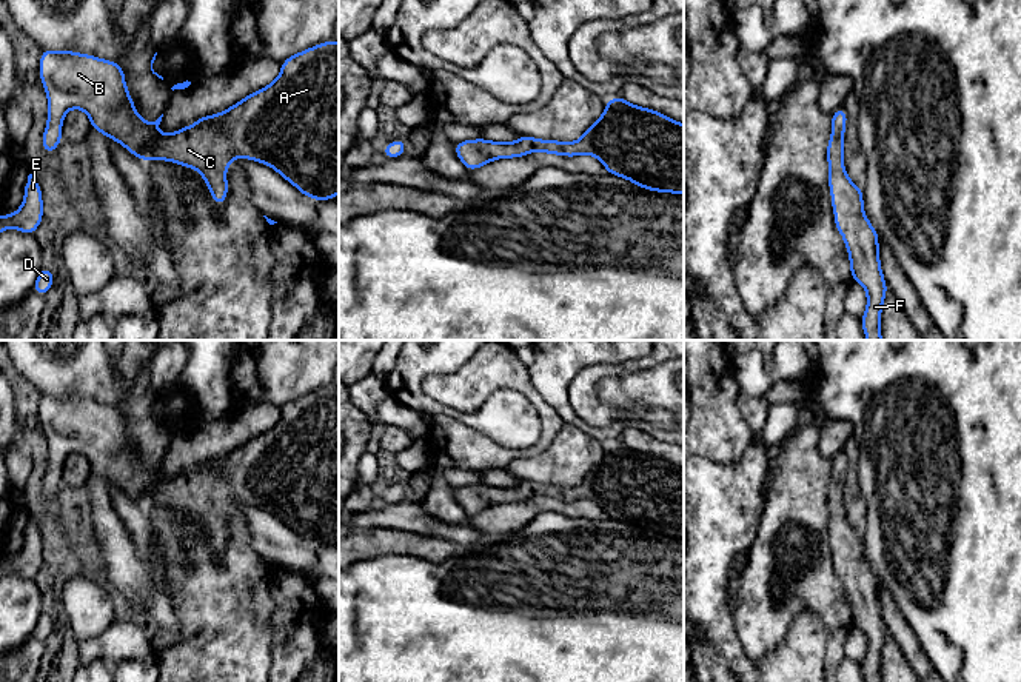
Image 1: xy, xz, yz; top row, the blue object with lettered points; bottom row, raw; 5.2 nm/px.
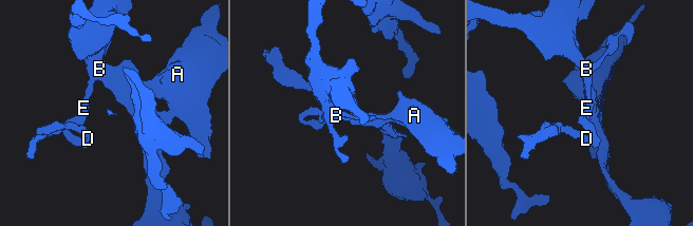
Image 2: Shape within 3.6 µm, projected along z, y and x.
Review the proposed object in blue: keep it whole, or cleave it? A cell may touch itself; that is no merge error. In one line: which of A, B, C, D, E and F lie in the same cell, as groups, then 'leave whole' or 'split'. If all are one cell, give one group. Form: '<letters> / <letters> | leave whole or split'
A B C D E F | leave whole

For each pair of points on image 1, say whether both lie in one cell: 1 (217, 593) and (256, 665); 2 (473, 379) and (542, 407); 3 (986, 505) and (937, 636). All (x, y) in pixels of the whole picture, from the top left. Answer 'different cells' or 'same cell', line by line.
1: same cell
2: same cell
3: same cell

